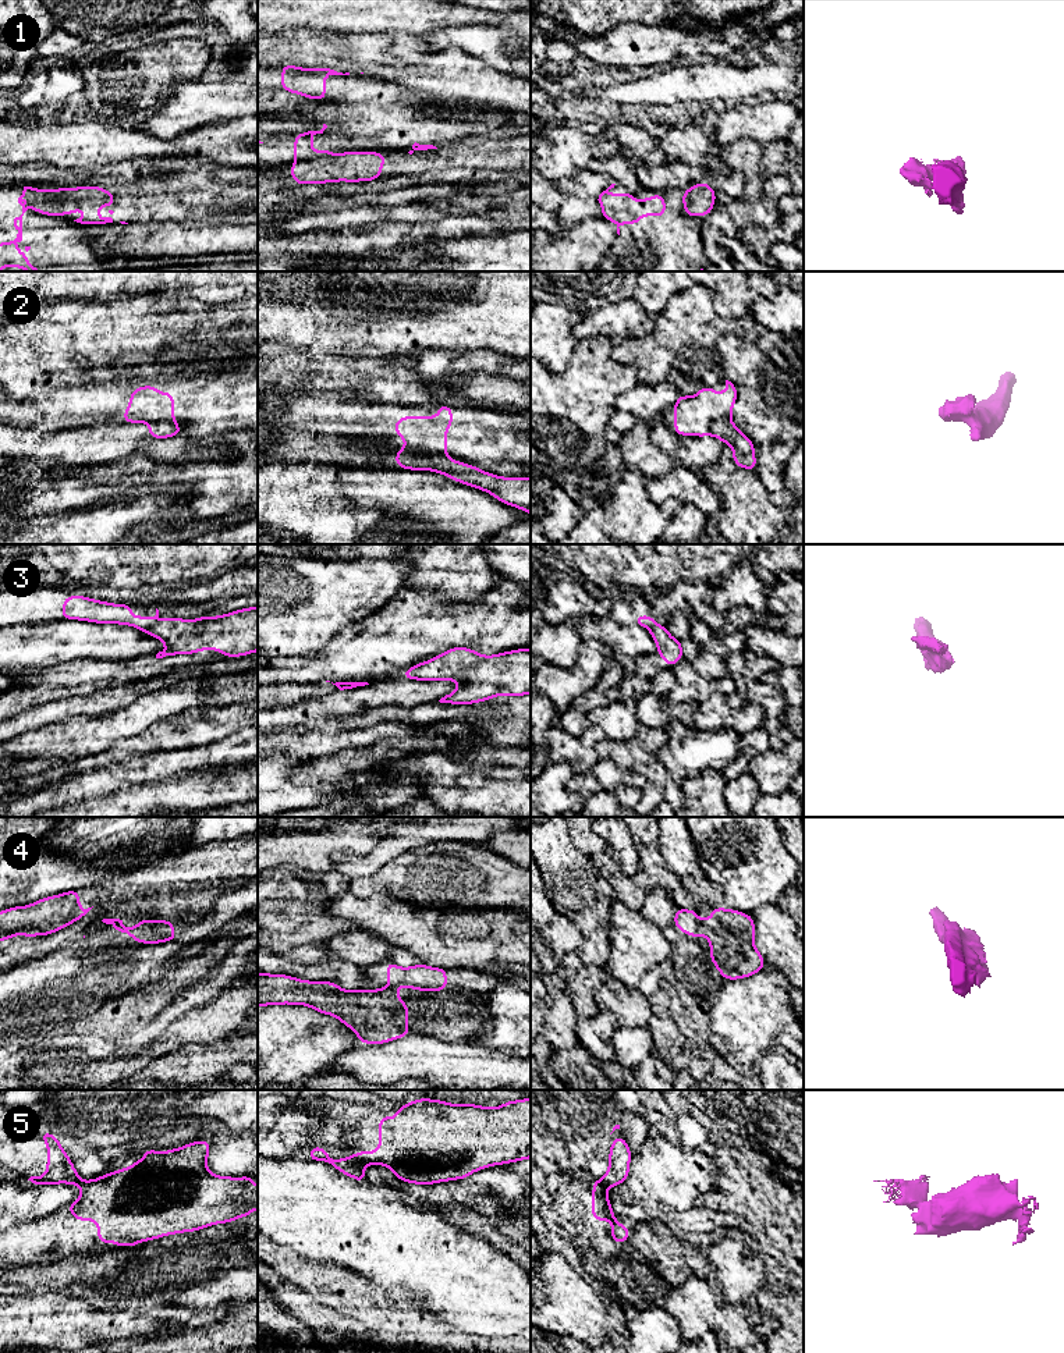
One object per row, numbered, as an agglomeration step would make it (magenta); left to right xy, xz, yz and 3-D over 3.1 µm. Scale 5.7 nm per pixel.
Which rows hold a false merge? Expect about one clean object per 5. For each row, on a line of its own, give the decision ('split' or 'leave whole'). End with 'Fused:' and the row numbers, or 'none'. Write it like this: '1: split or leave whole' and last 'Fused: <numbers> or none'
1: split
2: split
3: split
4: split
5: split
Fused: 1, 2, 3, 4, 5

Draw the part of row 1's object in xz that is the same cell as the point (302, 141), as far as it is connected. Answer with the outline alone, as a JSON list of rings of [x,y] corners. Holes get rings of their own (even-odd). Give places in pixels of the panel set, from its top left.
[[[323,124],[323,128],[320,131],[308,131],[308,132],[297,134],[297,136],[292,139],[292,142],[295,145],[295,150],[294,150],[295,161],[297,160],[308,160],[308,159],[315,159],[315,157],[333,155],[333,152],[327,150],[327,149],[315,150],[315,152],[309,150],[309,145],[316,143],[313,136],[316,134],[323,134],[323,131],[326,128],[327,128],[327,125]]]

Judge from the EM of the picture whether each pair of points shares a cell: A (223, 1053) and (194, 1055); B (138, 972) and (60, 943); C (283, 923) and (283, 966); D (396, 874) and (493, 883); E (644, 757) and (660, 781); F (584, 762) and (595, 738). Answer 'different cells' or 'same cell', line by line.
A: same cell
B: different cells
C: different cells
D: same cell
E: same cell
F: same cell

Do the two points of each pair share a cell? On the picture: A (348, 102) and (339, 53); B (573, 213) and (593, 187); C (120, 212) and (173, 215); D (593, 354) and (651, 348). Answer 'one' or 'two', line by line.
A: two
B: one
C: one
D: two

